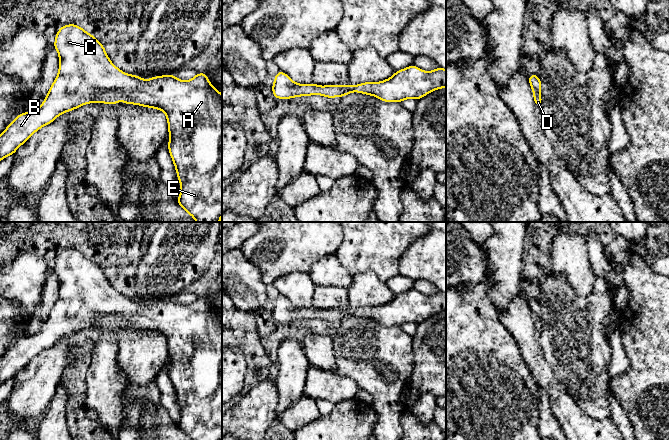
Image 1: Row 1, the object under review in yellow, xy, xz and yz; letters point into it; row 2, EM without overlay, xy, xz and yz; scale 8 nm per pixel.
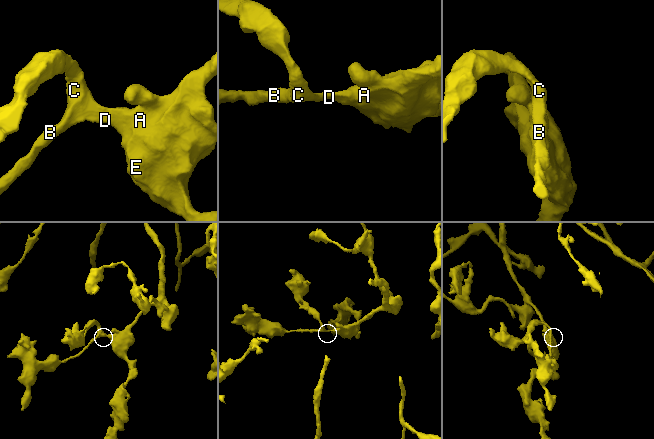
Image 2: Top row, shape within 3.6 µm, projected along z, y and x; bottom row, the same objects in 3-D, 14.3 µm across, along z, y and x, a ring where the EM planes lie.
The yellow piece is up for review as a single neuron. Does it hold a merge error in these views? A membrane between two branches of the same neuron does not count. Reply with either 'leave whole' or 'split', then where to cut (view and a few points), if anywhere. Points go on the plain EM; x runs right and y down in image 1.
leave whole | no cut

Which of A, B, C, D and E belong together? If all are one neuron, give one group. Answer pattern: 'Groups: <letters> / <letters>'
Groups: A B C D E

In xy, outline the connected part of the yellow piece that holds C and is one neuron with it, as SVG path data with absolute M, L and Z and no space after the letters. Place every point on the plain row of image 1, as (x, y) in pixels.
M68 248L62 250L56 257L54 265L55 274L59 279L59 295L57 301L55 302L53 308L51 309L47 320L45 321L41 330L31 336L20 337L17 342L10 346L7 352L0 359L0 385L9 379L13 379L16 374L23 369L36 355L40 352L53 346L61 338L75 334L85 328L90 328L92 326L104 327L104 328L119 328L119 324L123 324L123 328L134 328L139 330L144 330L148 332L162 334L168 345L168 357L170 358L170 363L168 365L168 374L172 385L174 387L178 404L181 409L180 419L177 423L178 428L191 440L221 440L222 439L222 318L217 315L215 311L212 310L208 304L206 297L198 297L192 303L188 305L183 305L178 303L175 299L163 299L155 300L148 304L140 302L138 299L127 298L121 295L118 291L114 290L108 279L105 276L105 271L90 257L86 256L83 252L75 248Z

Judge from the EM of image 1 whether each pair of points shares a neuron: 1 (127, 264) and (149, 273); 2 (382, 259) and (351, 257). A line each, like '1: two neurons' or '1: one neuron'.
1: two neurons
2: one neuron

